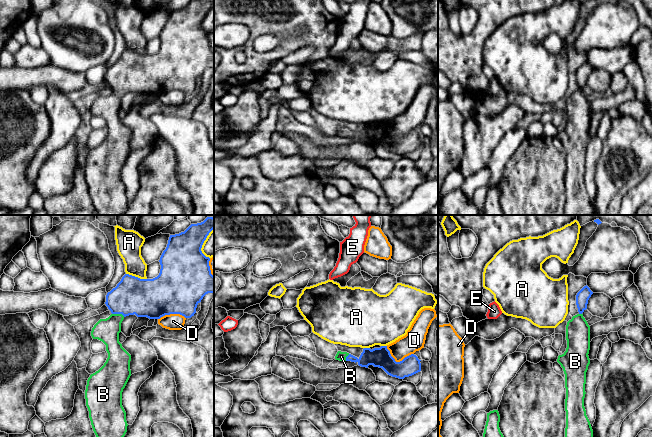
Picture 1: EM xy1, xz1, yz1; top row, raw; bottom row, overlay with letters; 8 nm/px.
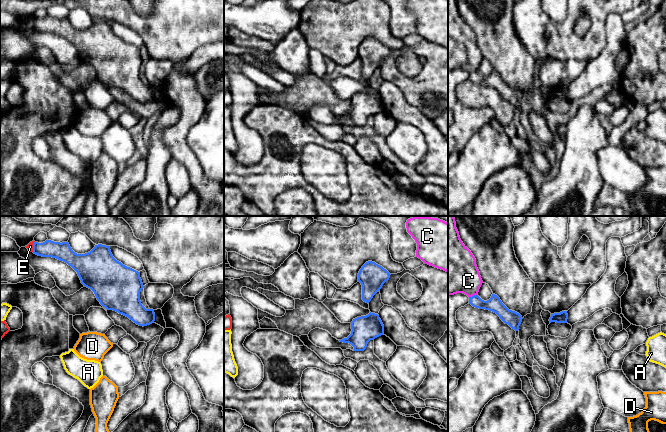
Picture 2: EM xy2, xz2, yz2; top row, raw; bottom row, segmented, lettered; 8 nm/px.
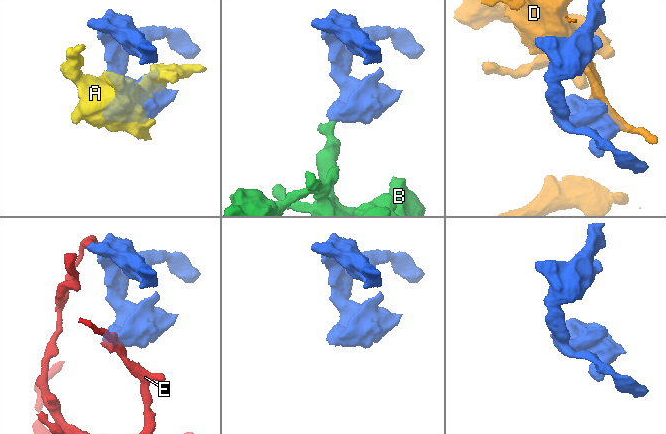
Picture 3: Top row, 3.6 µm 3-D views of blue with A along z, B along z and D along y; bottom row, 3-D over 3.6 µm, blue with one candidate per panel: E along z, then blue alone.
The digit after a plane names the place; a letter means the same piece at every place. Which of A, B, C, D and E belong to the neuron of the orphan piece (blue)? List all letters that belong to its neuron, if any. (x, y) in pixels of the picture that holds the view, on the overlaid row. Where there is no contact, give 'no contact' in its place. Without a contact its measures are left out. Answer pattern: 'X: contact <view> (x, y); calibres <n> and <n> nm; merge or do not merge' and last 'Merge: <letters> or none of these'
A: contact xy1 (136, 277); calibres 320 and 190 nm; do not merge
B: contact xy1 (118, 313); calibres 300 and 190 nm; merge
C: contact yz2 (472, 296); calibres 120 and 360 nm; do not merge
D: contact xz1 (397, 362); calibres 160 and 170 nm; do not merge
E: contact xy2 (33, 246); calibres 140 and 50 nm; do not merge
Merge: B

